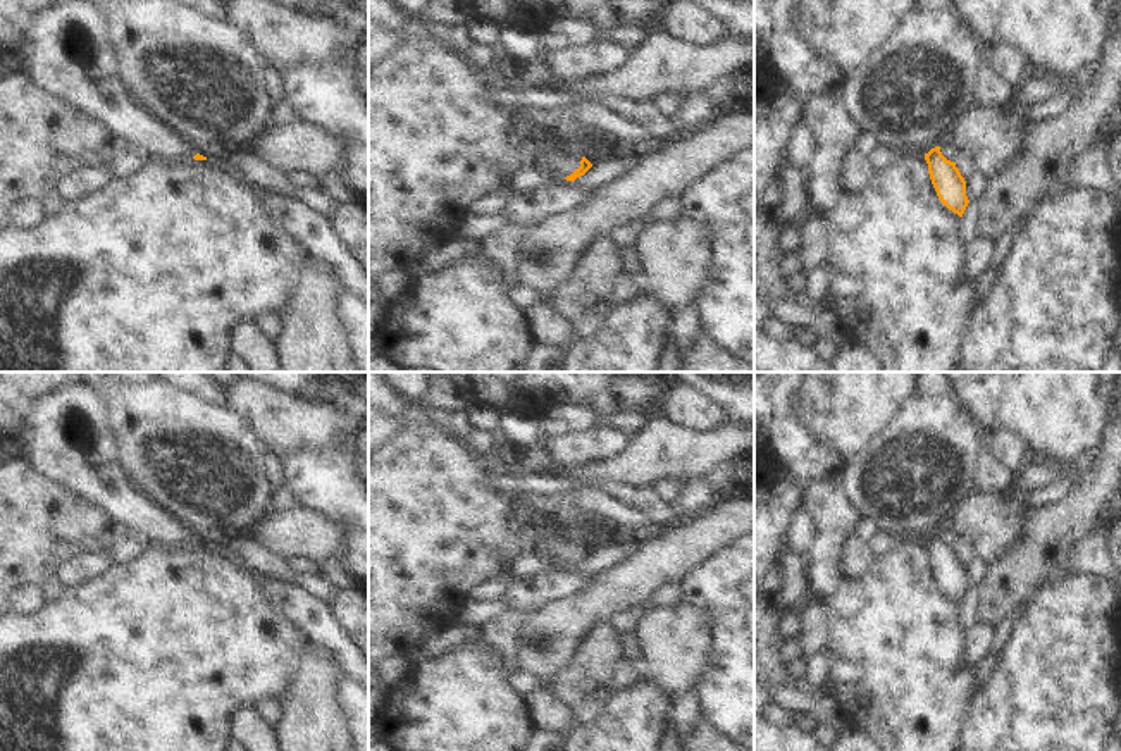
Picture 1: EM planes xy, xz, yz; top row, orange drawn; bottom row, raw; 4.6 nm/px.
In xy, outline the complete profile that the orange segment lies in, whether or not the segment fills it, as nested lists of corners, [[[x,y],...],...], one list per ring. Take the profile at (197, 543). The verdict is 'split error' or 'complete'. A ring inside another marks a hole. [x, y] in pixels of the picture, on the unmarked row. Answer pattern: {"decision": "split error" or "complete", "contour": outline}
{"decision": "split error", "contour": [[[79,382],[38,400],[19,441],[22,456],[43,475],[143,532],[153,546],[207,546],[186,522],[136,487],[121,462],[108,405],[93,386]]]}

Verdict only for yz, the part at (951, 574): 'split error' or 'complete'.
complete

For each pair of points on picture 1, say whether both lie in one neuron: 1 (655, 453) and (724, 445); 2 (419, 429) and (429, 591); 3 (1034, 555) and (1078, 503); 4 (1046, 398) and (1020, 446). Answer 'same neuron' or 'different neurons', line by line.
1: same neuron
2: same neuron
3: same neuron
4: different neurons

